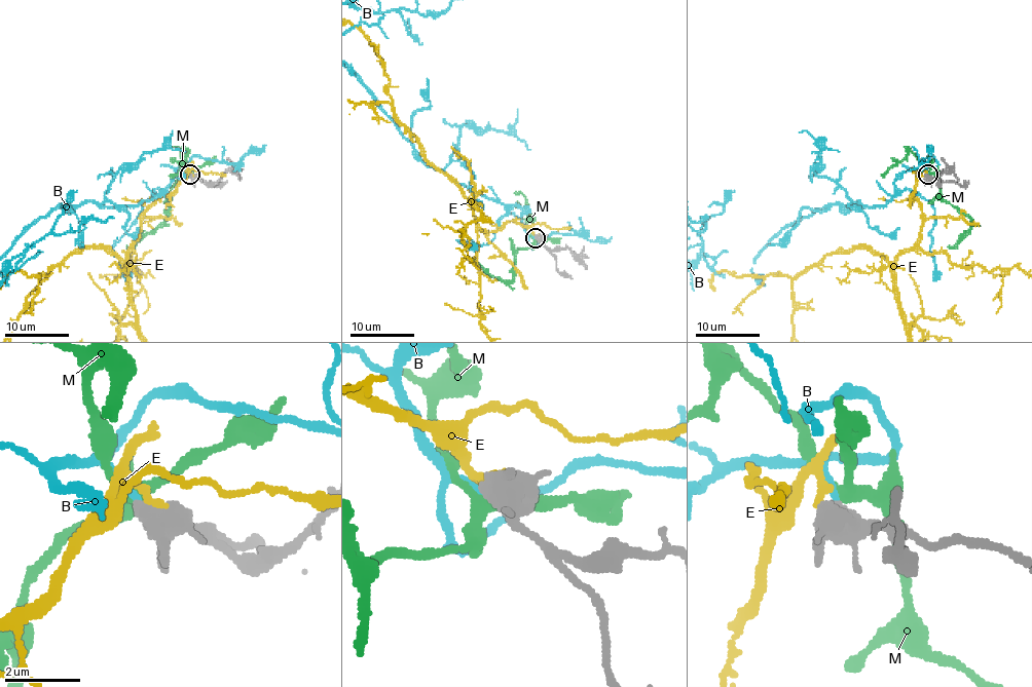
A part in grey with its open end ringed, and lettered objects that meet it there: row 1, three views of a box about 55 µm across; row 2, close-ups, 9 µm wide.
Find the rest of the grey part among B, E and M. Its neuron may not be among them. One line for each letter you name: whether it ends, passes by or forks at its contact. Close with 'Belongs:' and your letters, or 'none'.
B: It ends there
Belongs: B

